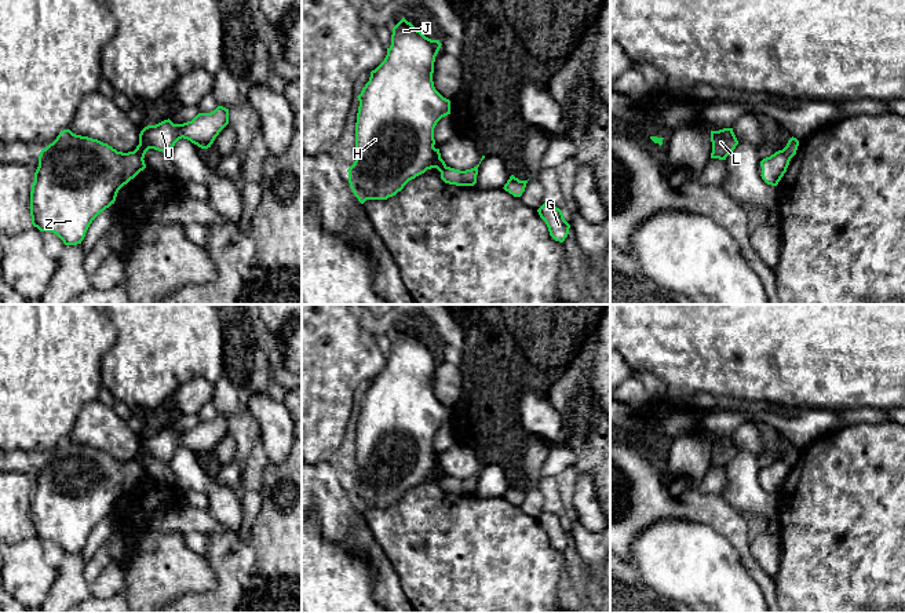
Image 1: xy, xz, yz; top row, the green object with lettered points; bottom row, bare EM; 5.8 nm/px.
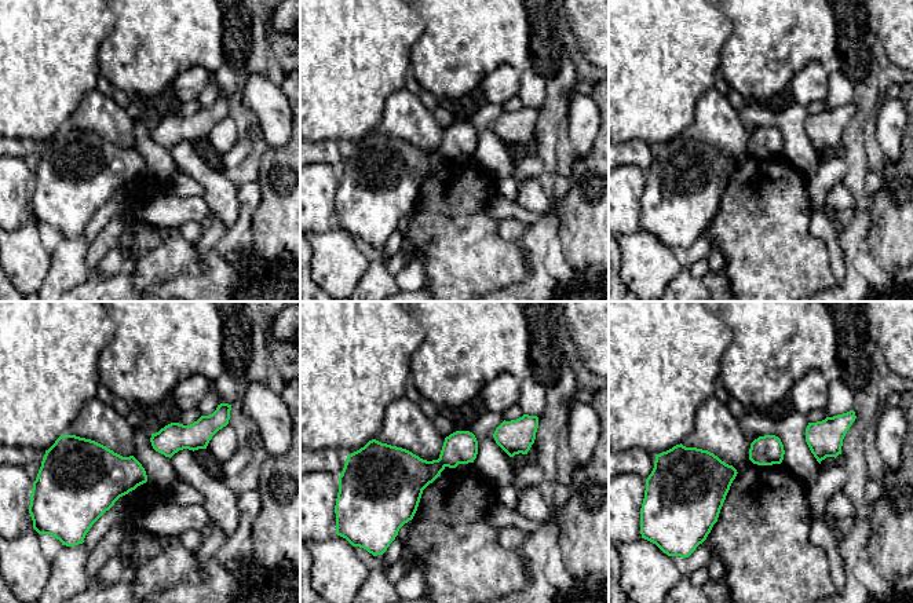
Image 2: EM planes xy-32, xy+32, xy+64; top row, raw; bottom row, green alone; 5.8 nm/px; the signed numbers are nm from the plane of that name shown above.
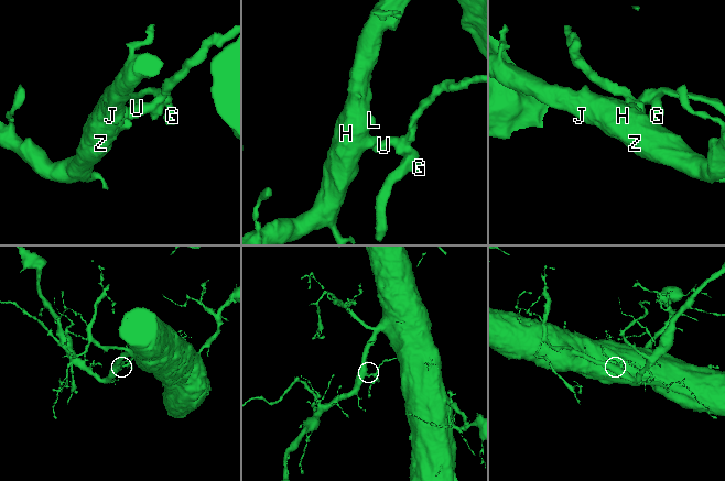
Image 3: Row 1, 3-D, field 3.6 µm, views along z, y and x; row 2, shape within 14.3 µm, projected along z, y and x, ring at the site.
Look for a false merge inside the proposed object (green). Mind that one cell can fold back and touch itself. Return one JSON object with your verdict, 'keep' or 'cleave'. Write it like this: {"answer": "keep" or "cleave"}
{"answer": "cleave"}

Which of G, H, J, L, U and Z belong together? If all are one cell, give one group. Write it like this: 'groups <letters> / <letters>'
groups G U / H J L Z

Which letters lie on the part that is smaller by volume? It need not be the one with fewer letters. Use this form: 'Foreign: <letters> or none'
Foreign: G, U

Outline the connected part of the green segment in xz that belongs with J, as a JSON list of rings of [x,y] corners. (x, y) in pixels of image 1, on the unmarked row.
[[[402,326],[393,336],[391,354],[384,369],[371,380],[369,390],[357,405],[360,415],[355,431],[355,470],[347,481],[350,496],[361,512],[366,508],[387,508],[427,478],[437,477],[441,481],[446,477],[439,457],[434,456],[434,437],[442,426],[450,423],[450,409],[435,398],[433,390],[434,371],[441,354],[439,349],[426,346]]]

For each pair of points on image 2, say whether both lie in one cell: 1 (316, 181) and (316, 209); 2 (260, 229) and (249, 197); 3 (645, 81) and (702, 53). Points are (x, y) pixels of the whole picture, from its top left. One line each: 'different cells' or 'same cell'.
1: same cell
2: different cells
3: same cell

